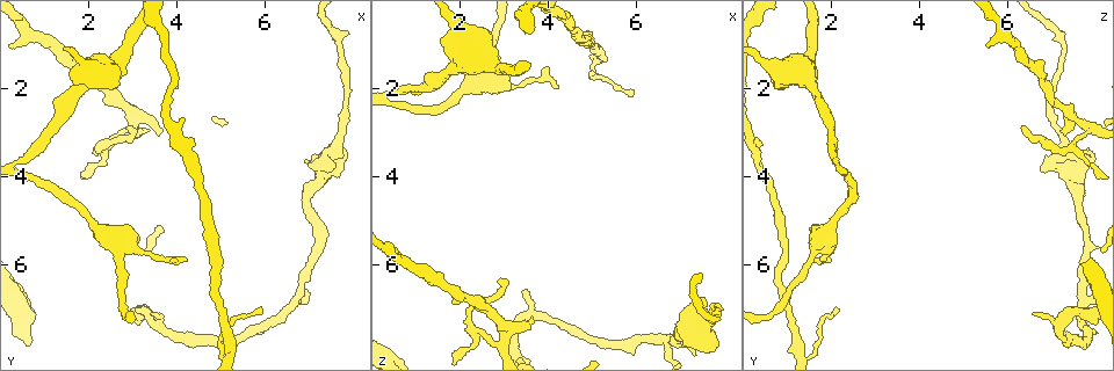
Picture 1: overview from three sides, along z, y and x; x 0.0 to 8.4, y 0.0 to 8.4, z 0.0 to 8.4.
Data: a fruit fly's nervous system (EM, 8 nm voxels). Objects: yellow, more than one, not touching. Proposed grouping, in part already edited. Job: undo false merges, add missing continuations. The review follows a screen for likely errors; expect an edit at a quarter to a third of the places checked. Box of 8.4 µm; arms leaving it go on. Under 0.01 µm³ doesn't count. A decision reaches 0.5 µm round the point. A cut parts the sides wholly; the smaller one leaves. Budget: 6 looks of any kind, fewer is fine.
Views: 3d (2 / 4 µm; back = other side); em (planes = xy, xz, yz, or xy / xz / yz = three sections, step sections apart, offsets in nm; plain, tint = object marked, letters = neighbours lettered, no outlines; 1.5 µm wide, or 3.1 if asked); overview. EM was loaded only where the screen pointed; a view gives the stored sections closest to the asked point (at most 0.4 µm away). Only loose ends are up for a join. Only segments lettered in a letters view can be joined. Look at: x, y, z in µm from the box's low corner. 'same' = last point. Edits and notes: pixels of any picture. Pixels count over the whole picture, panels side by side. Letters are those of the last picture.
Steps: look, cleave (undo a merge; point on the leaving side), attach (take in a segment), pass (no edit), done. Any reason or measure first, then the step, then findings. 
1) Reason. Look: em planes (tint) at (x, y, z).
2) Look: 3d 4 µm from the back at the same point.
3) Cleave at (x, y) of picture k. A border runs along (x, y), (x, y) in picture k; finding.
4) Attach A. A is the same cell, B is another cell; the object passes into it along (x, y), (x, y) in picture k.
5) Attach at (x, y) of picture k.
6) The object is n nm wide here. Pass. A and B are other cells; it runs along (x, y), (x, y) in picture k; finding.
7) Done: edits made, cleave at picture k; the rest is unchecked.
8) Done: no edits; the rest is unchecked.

Look: em planes (letters) at (2.85, 2.90, 6.35).

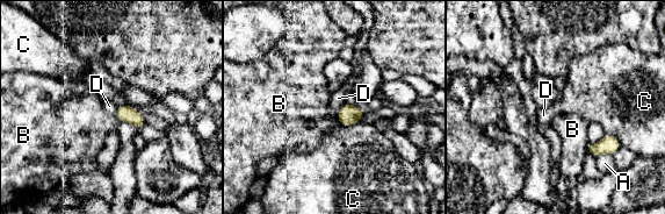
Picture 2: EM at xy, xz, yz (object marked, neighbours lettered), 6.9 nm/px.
The longest contact is with C, 170 nm. Pass. A, B, C and D are other cells; none of them fits.

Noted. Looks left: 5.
Branch stops here. Look: 3d 4 µm at (7.50, 3.90, 6.75).

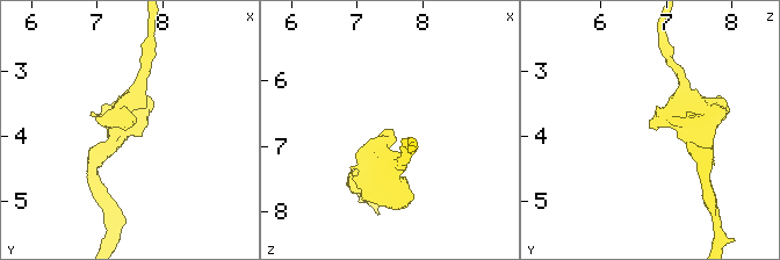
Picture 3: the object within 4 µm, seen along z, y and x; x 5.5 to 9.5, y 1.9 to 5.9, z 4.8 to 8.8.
Look: em planes (letters) at (7.50, 3.85, 6.70).

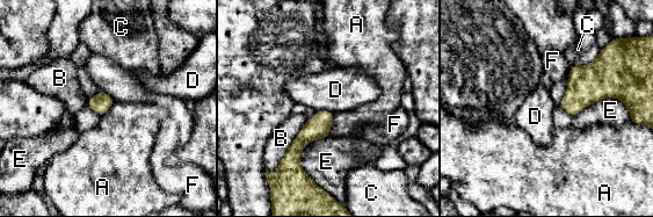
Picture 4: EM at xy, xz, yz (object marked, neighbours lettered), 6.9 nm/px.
Pass. A, B, C, D, E and F are other cells; a border runs along (317, 109), (326, 109), (334, 113) in picture 4; no lettered segment goes on from it.

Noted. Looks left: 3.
End of a long branch. Look: 3d 2 µm at (5.95, 7.00, 2.10).

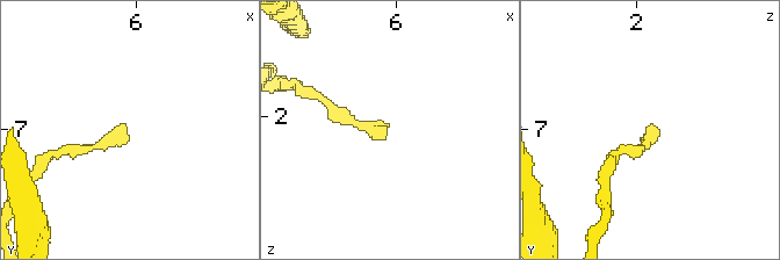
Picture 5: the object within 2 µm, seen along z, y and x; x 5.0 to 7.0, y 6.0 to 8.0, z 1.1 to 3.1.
Look: em planes (letters) at (5.92, 6.98, 2.10).

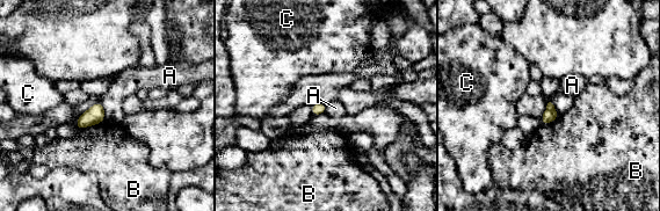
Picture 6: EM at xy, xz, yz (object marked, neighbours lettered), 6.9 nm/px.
The object is 90 nm wide here. Pass. A, B and C are other cells; a border runs along (102, 102), (106, 118) in picture 6; no lettered segment goes on from it.

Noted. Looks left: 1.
Done: no edits; the rest is unchecked.

